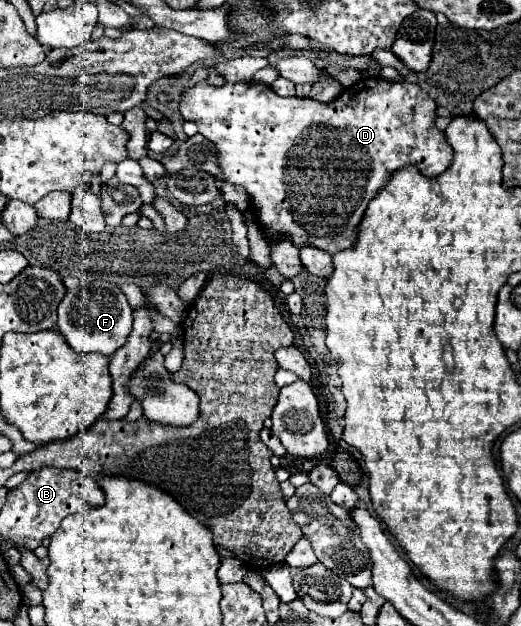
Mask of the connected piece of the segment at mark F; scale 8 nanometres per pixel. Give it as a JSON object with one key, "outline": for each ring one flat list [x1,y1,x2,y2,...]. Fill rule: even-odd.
{"outline":[[82,280,82,284,68,290,58,304,58,330,78,354,100,352,104,356,112,356,120,346,124,346,128,332,132,330,132,308,120,290,120,284]]}

